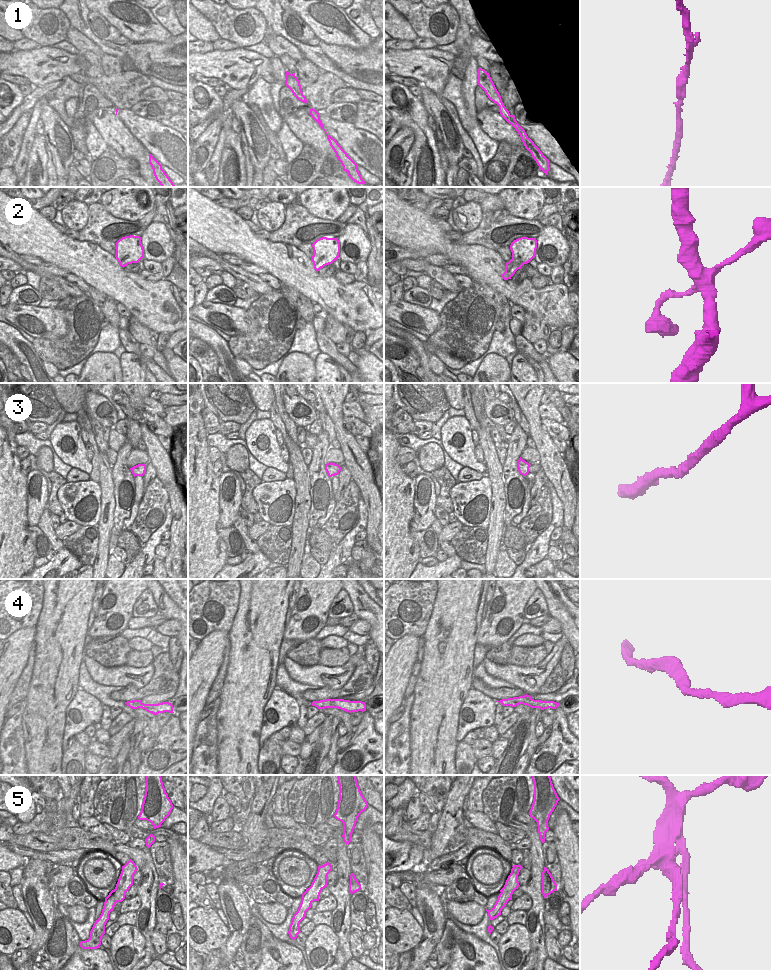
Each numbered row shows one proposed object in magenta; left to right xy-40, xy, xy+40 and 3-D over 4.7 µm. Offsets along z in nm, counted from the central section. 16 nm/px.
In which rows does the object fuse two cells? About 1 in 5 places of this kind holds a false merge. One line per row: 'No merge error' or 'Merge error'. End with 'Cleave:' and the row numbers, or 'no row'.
1: No merge error
2: No merge error
3: No merge error
4: No merge error
5: Merge error
Cleave: 5

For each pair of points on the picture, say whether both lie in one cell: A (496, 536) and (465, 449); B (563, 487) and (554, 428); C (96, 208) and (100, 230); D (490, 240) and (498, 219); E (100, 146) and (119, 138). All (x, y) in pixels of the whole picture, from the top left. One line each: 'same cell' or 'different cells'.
A: different cells
B: different cells
C: same cell
D: same cell
E: different cells

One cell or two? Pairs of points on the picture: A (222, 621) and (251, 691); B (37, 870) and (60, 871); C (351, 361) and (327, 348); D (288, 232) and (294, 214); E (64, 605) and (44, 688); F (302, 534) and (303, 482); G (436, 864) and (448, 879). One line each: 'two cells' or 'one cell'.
A: two cells
B: two cells
C: one cell
D: one cell
E: one cell
F: one cell
G: two cells

